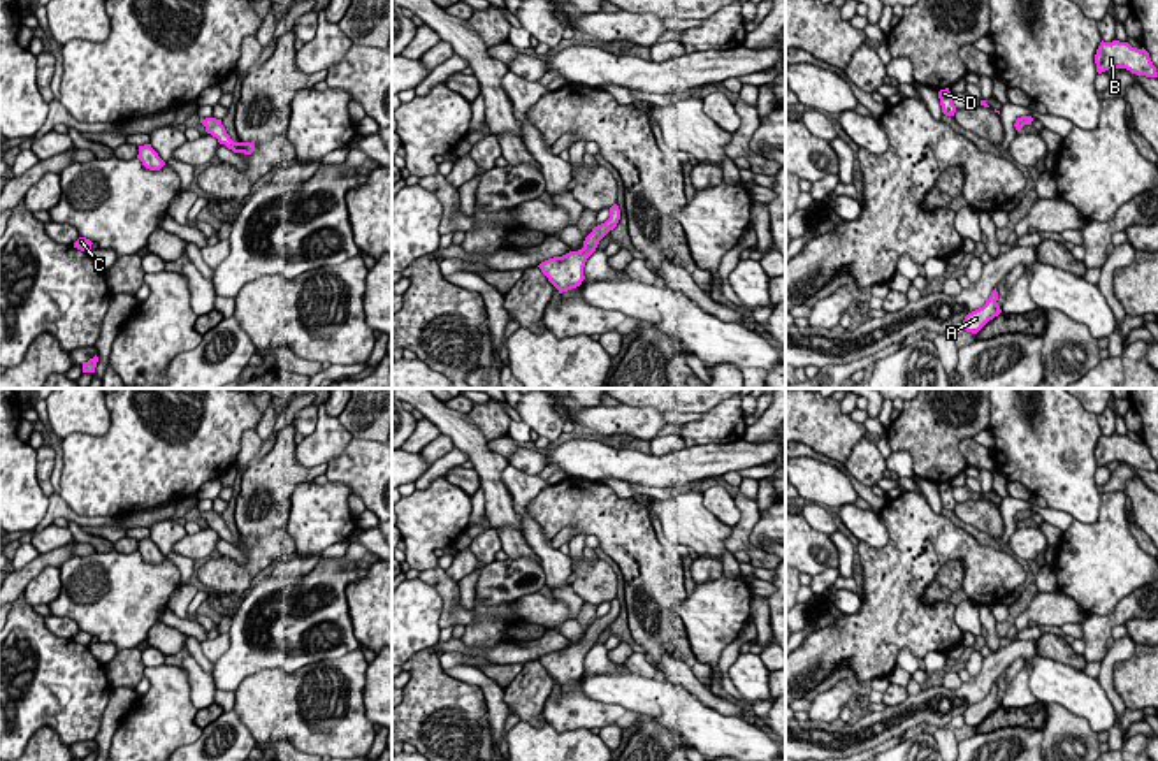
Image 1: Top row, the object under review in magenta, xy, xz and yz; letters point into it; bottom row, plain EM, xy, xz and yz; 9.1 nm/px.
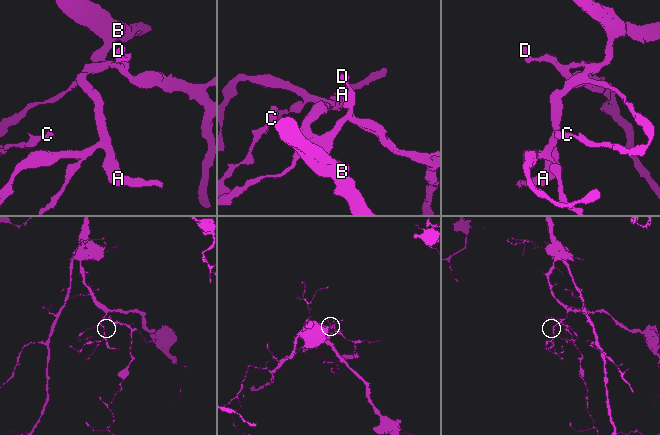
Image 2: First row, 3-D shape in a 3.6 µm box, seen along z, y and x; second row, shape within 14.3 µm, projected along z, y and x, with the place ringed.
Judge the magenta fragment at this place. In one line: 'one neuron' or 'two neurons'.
one neuron

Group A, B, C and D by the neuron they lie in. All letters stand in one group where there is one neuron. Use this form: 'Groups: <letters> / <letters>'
Groups: A B C D

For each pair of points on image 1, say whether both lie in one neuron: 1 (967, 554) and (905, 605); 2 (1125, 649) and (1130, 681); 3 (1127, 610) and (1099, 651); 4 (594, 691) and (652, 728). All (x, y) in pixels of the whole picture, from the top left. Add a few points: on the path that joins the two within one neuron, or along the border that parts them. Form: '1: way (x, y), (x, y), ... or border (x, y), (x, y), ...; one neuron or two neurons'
1: way (948, 552), (940, 552), (907, 586); one neuron
2: border (1136, 644), (1114, 665), (1113, 688), (1121, 700); two neurons
3: way (1116, 619), (1099, 633), (1099, 640); one neuron
4: border (644, 716), (656, 717), (680, 737); two neurons

